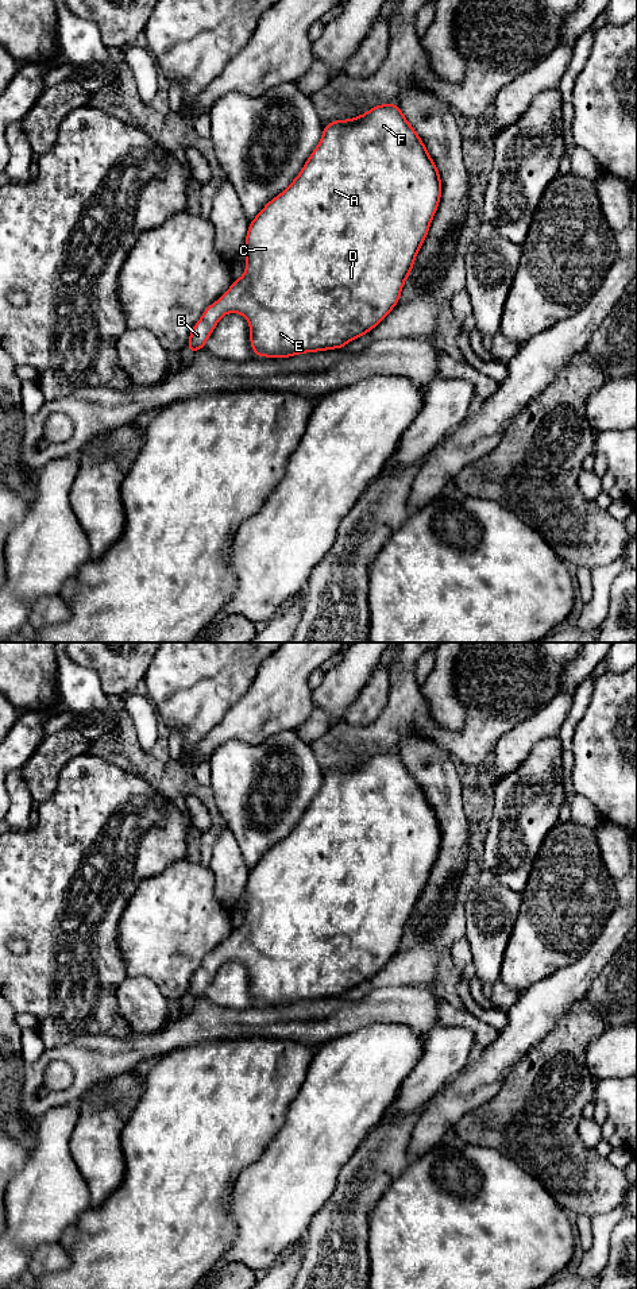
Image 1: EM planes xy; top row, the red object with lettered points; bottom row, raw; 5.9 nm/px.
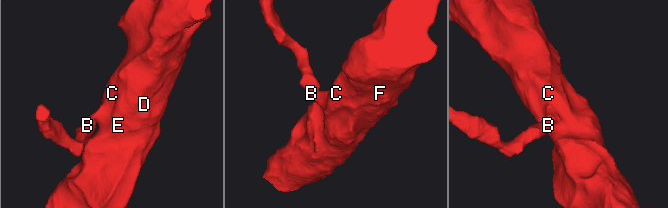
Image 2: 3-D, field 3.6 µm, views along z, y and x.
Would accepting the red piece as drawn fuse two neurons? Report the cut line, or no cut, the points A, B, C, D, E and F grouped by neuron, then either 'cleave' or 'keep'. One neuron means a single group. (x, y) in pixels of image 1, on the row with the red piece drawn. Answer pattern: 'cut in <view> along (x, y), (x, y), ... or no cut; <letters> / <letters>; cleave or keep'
no cut; A B C D E F; keep

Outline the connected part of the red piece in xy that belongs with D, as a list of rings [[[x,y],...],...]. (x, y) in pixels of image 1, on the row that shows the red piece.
[[[381,104],[368,112],[348,120],[333,120],[324,126],[320,143],[305,162],[300,174],[281,194],[270,200],[266,207],[250,221],[246,236],[246,273],[236,278],[232,286],[212,305],[209,305],[197,324],[192,328],[188,354],[204,350],[208,337],[219,320],[231,312],[238,312],[250,323],[250,341],[255,356],[290,358],[304,352],[316,352],[344,348],[347,343],[367,335],[375,328],[399,302],[405,279],[410,275],[416,255],[429,232],[429,225],[437,211],[441,197],[441,178],[436,163],[426,151],[425,144],[414,128],[408,123],[401,107]]]

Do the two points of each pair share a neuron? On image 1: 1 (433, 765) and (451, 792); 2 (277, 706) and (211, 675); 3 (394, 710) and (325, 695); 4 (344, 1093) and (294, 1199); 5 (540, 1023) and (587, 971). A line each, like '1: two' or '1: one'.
1: one
2: two
3: two
4: one
5: one

